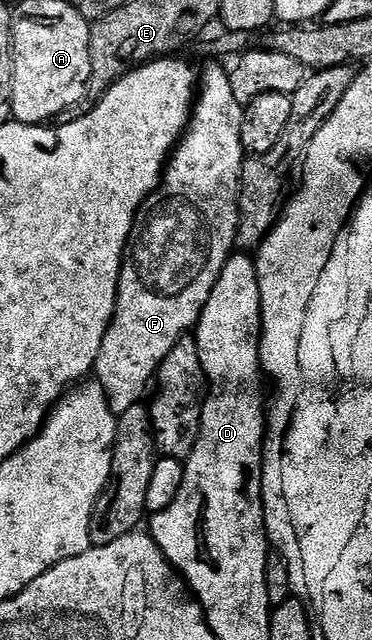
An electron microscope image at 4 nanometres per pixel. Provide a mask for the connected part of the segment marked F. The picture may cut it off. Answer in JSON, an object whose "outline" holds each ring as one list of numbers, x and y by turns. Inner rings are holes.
{"outline":[[210,66,203,74,201,71,200,93,192,107,190,125,170,155,157,191,146,199,144,217,137,223,136,237,126,251,114,318,100,348,96,378,105,388,106,397,115,411,135,409,146,389,148,394,164,356,168,356,178,341,197,327,204,306,208,304,208,296,212,296,212,288,216,288,220,272,235,249,240,217,238,192,242,184,242,163,247,157,242,146,243,113,244,106,236,102,232,92,227,67]]}

